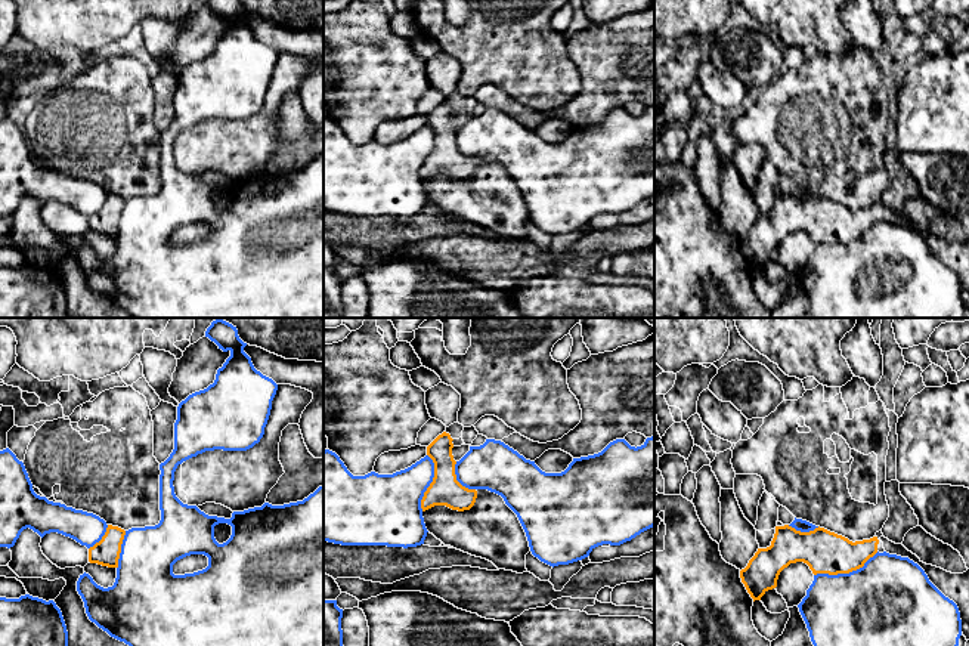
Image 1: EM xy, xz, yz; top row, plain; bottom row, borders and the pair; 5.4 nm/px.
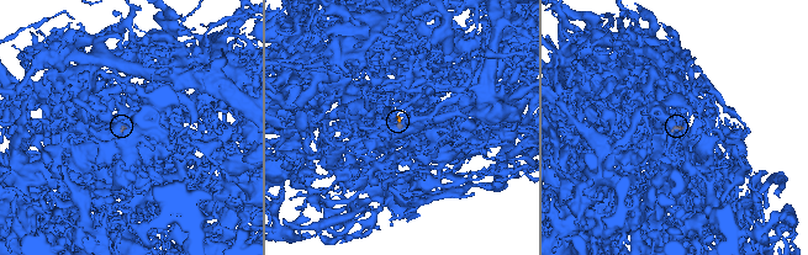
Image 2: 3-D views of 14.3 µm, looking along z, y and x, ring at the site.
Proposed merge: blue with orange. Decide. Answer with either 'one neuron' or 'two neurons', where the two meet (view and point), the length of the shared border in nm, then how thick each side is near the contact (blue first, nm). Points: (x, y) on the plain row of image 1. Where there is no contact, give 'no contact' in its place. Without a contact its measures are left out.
two neurons | yz (845, 243) | 380 nm | 500/240 nm

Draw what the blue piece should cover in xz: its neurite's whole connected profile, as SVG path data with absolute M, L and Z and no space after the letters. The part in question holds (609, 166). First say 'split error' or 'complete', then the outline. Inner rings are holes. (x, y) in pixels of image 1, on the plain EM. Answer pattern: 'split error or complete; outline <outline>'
complete; outline M654 105L637 117L616 108L598 123L573 127L561 142L545 142L504 111L486 108L456 130L455 143L468 158L501 164L517 183L532 223L552 237L582 229L603 213L620 214L654 195Z

